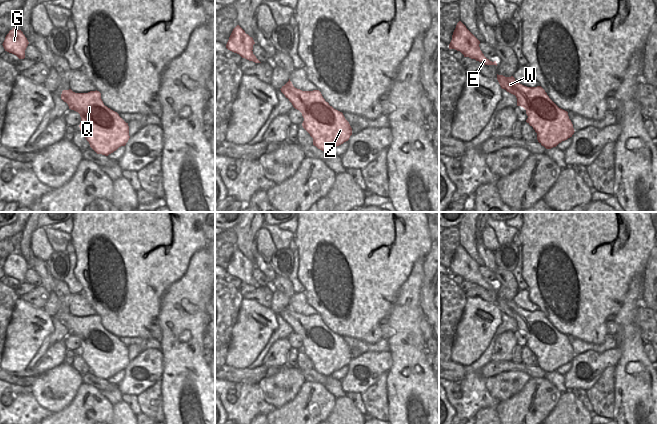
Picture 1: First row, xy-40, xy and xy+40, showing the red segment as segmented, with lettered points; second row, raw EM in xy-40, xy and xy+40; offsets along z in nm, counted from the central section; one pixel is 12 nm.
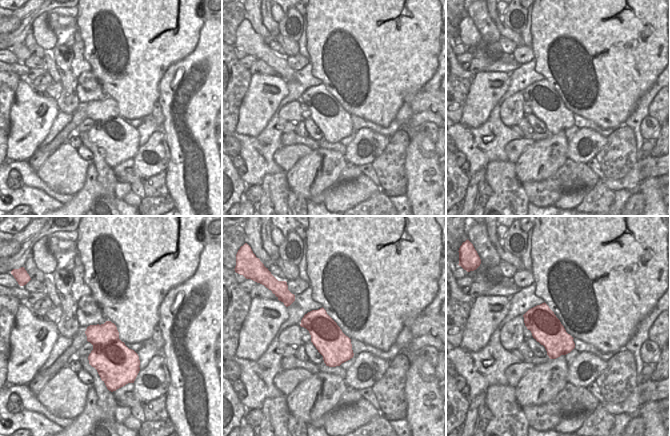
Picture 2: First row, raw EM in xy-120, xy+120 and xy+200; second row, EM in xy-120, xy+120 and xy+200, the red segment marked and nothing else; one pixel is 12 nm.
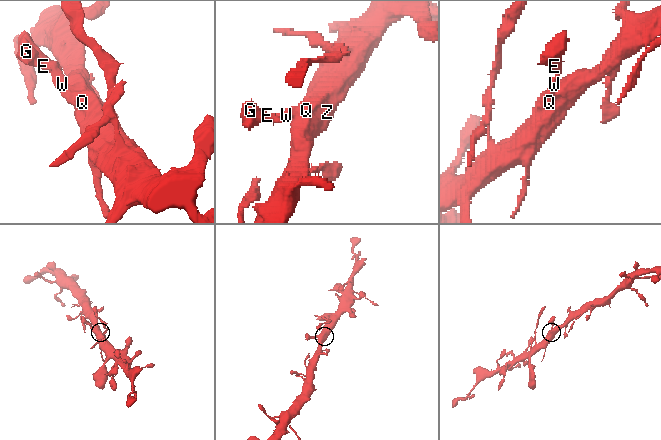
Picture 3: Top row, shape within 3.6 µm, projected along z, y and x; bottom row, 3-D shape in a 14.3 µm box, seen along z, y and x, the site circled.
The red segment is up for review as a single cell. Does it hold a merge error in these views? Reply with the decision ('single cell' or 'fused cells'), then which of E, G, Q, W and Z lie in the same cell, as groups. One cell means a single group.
single cell; E G Q W Z

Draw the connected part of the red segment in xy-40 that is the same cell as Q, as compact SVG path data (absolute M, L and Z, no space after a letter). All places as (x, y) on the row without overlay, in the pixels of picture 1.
M71 313L63 314L61 323L68 328L69 333L80 338L80 355L97 378L108 380L119 371L126 369L130 362L128 347L117 336L104 329L99 315L75 317Z

